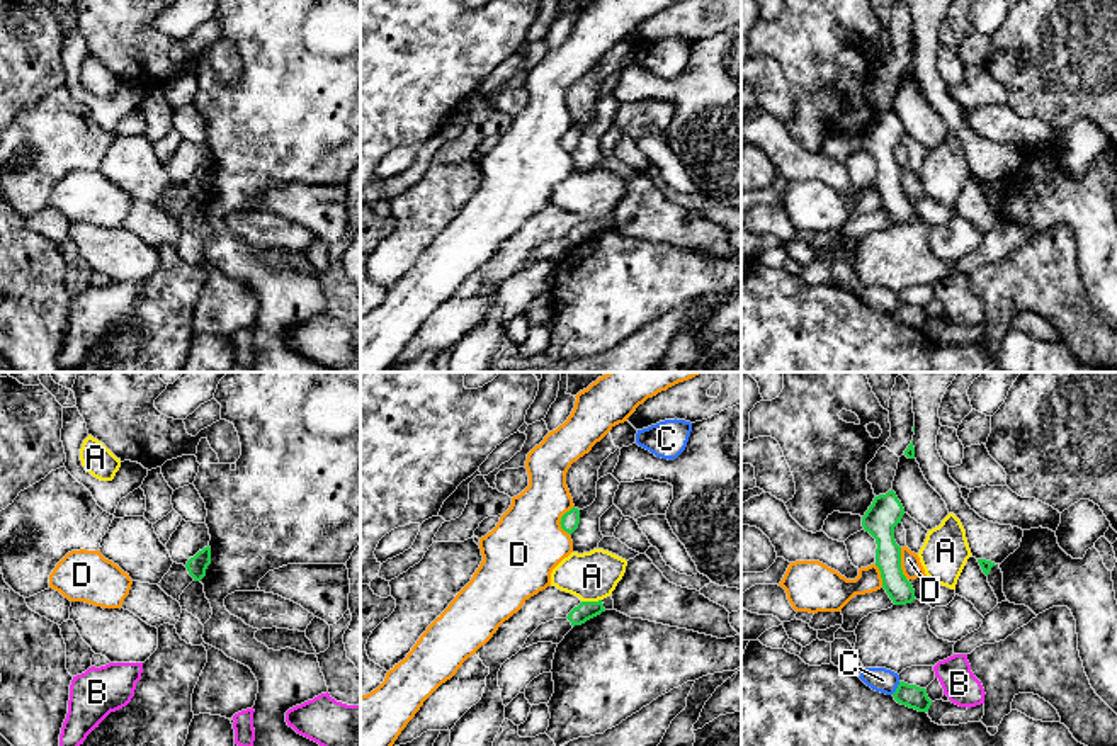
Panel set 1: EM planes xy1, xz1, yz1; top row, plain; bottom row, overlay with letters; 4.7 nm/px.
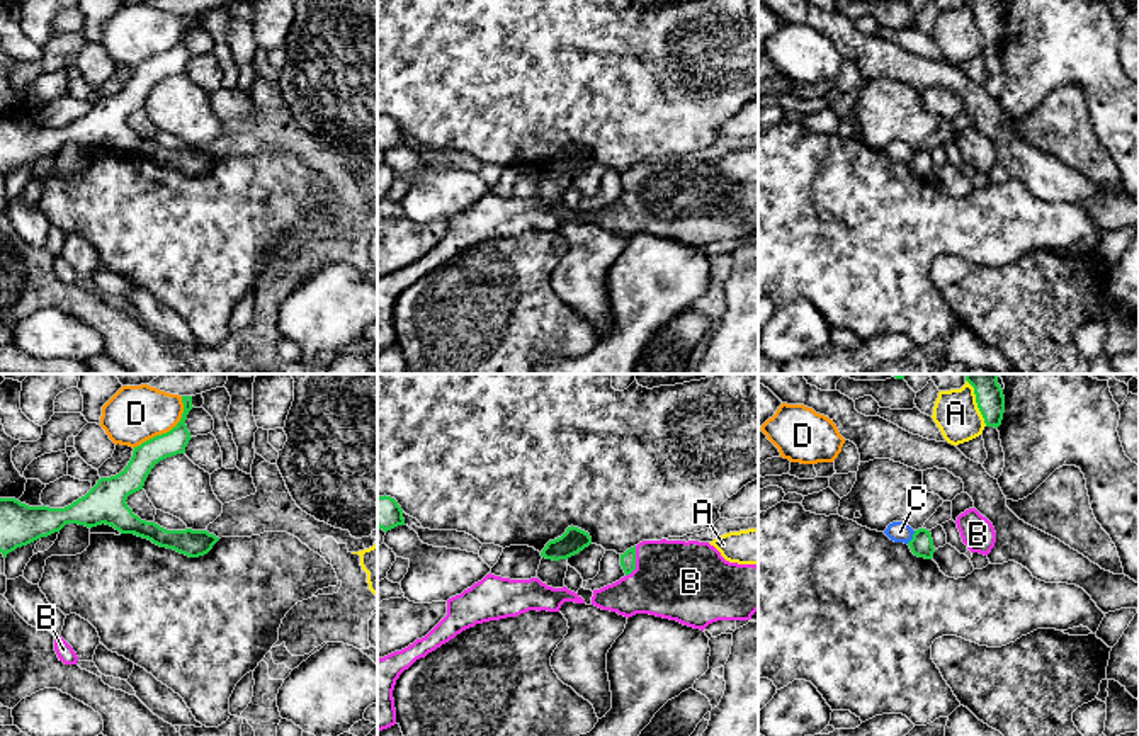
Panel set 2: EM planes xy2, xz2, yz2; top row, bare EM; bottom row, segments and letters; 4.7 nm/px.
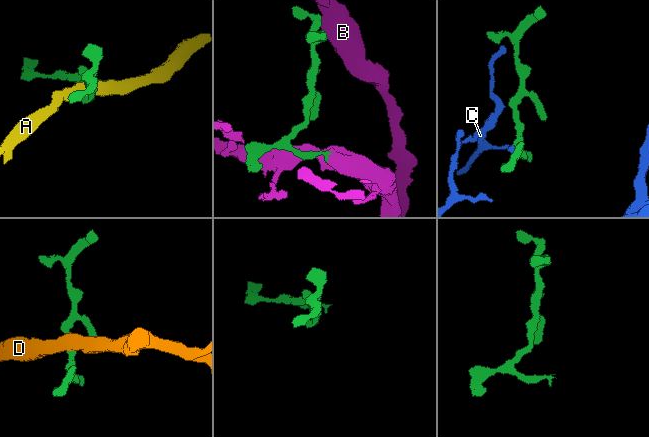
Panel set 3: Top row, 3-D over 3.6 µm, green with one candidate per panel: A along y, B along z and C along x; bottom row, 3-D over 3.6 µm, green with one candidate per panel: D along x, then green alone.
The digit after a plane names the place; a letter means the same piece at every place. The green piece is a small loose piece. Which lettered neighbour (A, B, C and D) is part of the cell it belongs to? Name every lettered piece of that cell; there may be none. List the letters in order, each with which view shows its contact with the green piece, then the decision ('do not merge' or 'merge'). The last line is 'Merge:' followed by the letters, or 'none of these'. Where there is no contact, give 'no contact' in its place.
A: meets green in yz2; do not merge
B: meets green in xz2; merge
C: meets green in yz1; do not merge
D: meets green in xy2; do not merge
Merge: B

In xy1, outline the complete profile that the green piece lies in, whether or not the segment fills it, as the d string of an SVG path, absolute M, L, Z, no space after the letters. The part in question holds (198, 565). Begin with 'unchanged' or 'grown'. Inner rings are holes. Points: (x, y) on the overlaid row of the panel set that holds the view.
unchanged | M204 547L194 557L190 557L185 564L189 574L194 581L201 581L206 576L206 569L211 564L211 547Z

